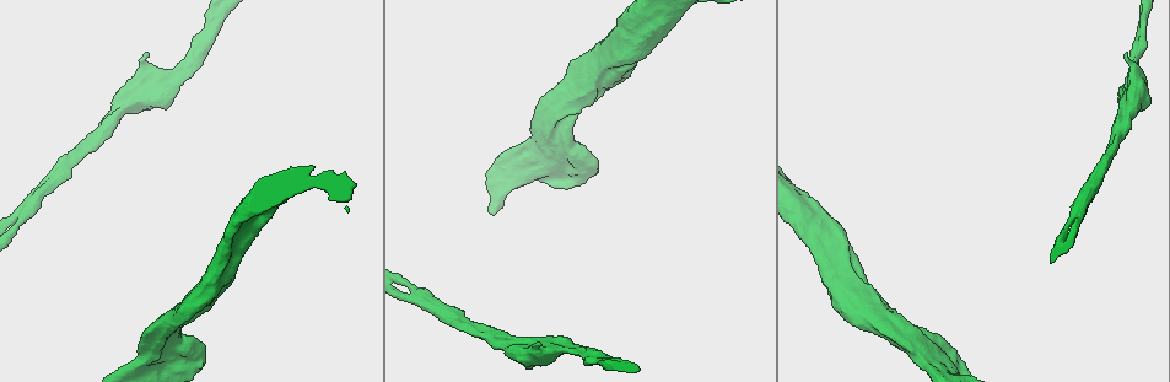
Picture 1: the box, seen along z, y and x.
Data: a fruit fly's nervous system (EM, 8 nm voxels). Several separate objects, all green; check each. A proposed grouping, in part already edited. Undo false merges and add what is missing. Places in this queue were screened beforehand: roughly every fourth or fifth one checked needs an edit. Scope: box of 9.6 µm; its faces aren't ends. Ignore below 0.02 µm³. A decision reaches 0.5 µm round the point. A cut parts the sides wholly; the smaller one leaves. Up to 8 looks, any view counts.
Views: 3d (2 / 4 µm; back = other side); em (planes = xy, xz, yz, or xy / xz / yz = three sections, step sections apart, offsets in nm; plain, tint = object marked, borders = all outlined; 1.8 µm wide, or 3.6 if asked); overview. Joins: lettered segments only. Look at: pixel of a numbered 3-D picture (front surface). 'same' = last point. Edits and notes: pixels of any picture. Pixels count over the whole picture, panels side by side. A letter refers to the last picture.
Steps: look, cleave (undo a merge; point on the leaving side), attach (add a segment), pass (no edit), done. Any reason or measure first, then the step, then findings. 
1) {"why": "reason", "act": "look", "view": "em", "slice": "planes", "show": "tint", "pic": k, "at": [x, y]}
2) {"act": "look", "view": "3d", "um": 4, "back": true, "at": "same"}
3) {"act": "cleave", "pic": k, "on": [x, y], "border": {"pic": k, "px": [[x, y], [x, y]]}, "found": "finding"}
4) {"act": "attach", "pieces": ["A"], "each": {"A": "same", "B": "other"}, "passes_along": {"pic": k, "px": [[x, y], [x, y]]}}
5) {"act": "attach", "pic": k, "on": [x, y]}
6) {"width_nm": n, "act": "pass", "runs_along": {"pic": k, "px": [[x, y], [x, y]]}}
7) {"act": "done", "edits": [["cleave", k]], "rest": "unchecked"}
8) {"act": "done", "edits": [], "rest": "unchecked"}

{"why": "branch point", "act": "look", "view": "em", "um": 3.6, "slice": "planes", "show": "borders", "pic": 1, "at": [424, 301]}

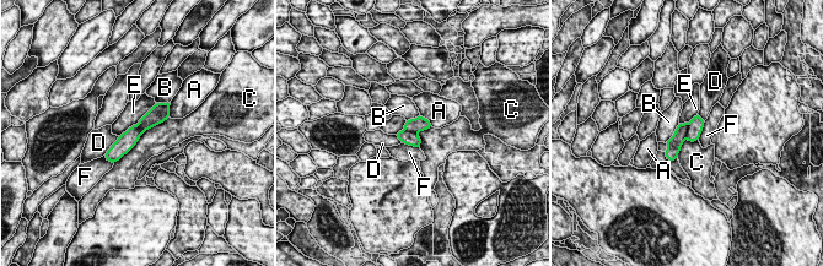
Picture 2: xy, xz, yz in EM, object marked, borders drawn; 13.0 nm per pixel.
{"width_nm": 220, "act": "cleave", "pic": 2, "on": [674, 144], "each": {"A": "other", "B": "other", "C": "other", "D": "other", "E": "other", "F": "other"}, "border": {"pic": 2, "px": [[689, 123], [684, 137]]}, "found": "a second cell is stuck on"}

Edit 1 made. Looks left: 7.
{"act": "look", "view": "overview"}

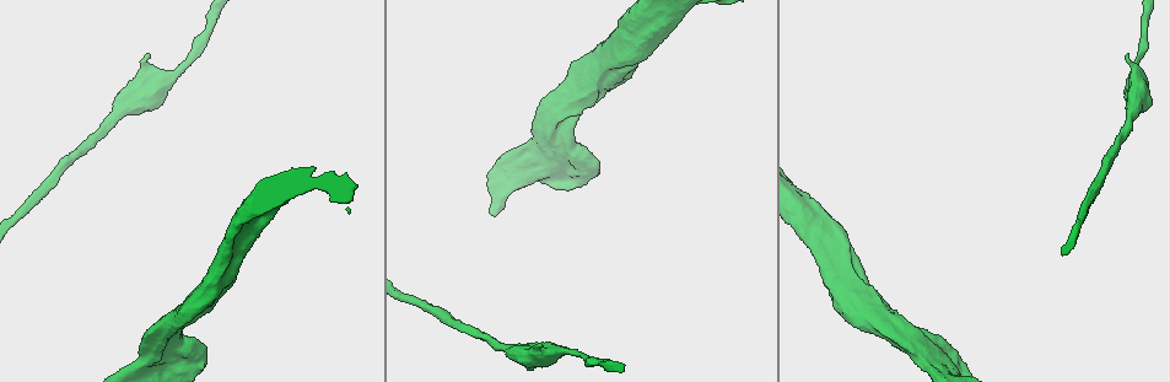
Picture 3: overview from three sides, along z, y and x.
{"why": "stops while still wide", "act": "look", "view": "em", "slice": "planes", "show": "borders", "pic": 3, "at": [1127, 55]}

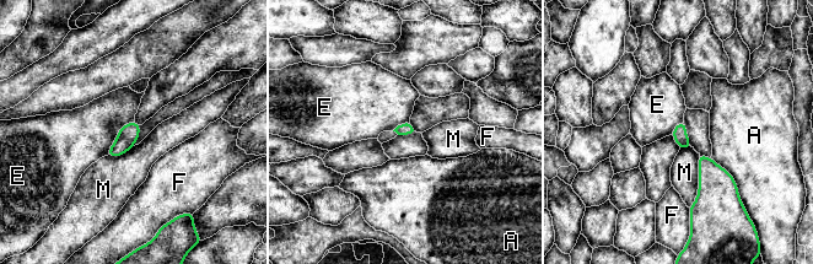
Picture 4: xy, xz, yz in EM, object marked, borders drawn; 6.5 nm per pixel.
{"longest_contact_nm": ["M", 360], "act": "pass", "each": {"A": "other", "E": "other", "F": "other", "M": "other"}, "border": {"pic": 4, "px": [[134, 120], [118, 130], [106, 155]]}, "found": "none of them fits"}

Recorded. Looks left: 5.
{"why": "thick end", "act": "look", "view": "em", "slice": "xz", "step": 8, "show": "borders", "pic": 3, "at": [659, 34]}

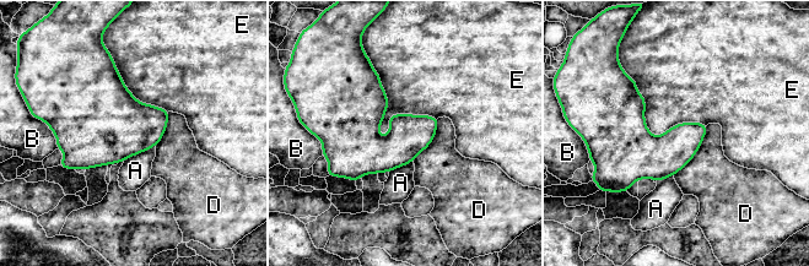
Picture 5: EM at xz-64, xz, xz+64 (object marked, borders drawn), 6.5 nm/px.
{"width_nm": 280, "act": "pass", "each": {"A": "other", "B": "other", "D": "other", "E": "other"}, "border": {"pic": 5, "px": [[370, 60], [437, 118]]}, "found": "none of them fits"}

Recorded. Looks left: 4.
{"act": "done", "edits": [["cleave", 2]], "rest": "unchecked"}

